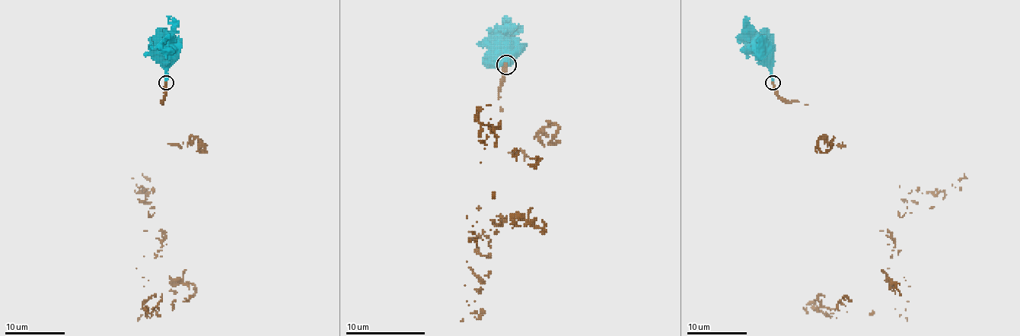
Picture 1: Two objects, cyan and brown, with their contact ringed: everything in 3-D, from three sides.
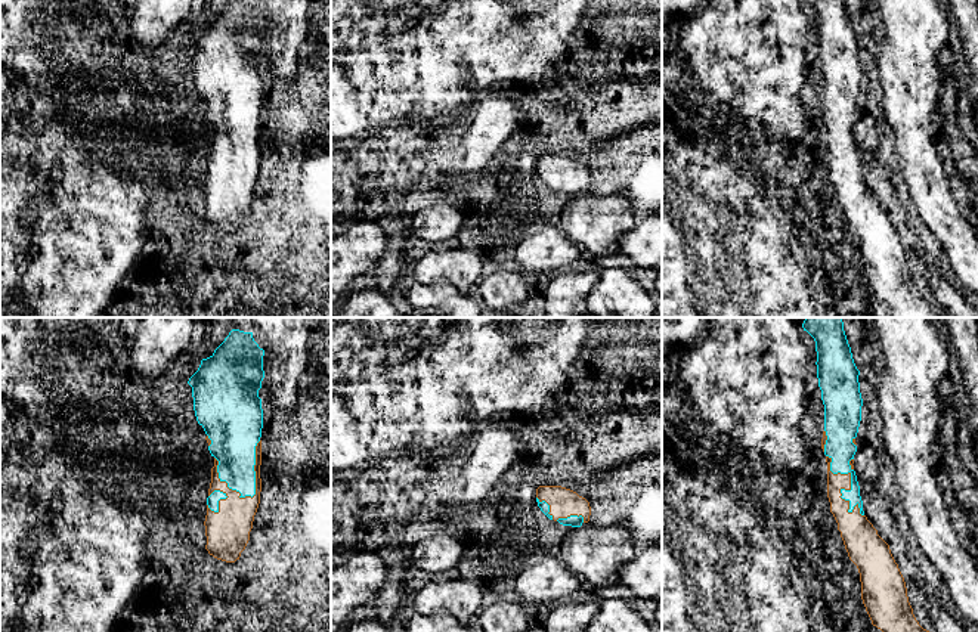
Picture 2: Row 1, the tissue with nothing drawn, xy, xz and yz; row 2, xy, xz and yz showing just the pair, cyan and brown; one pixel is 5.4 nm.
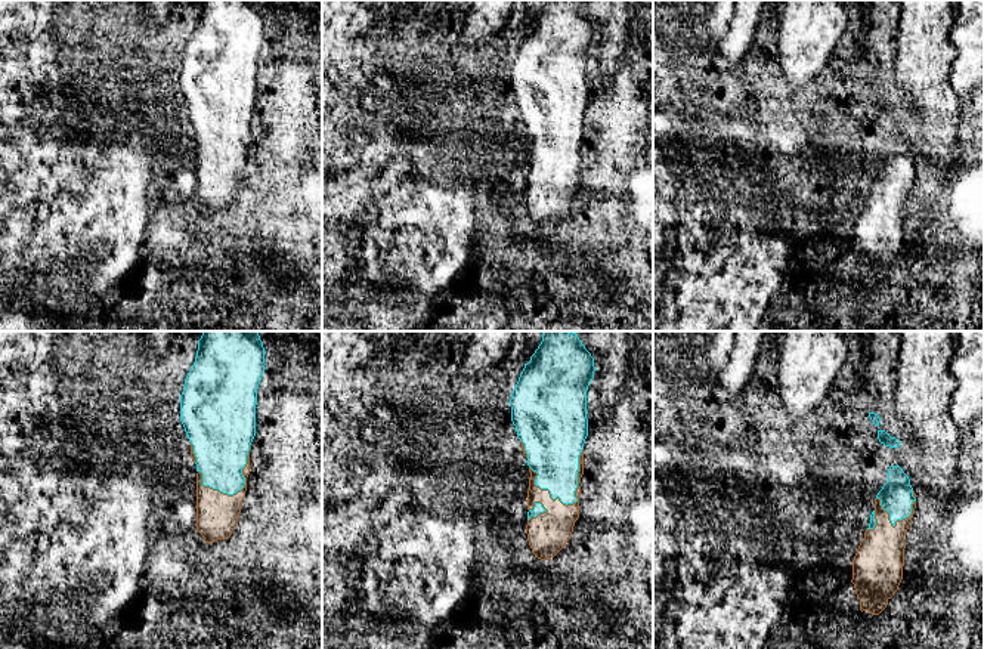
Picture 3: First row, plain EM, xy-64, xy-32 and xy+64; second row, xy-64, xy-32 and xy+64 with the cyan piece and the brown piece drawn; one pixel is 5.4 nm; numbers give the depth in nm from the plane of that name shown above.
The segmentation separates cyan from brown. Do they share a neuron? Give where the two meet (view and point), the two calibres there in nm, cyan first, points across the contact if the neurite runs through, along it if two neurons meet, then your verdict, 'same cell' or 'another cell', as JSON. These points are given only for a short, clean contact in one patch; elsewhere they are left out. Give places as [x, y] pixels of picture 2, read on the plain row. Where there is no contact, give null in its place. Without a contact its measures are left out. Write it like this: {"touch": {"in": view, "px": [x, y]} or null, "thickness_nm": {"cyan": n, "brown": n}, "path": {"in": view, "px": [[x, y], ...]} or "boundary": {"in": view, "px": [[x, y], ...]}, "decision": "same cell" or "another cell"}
{"touch": {"in": "yz", "px": [851, 155]}, "thickness_nm": {"cyan": 150, "brown": 180}, "decision": "same cell"}

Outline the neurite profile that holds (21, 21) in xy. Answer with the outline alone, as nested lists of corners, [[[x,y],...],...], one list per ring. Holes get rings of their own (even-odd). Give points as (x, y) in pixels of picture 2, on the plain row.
[[[0,0],[0,56],[21,53],[27,41],[43,49],[62,47],[61,41],[47,37],[52,24],[62,24],[58,6],[43,15],[44,0]]]

